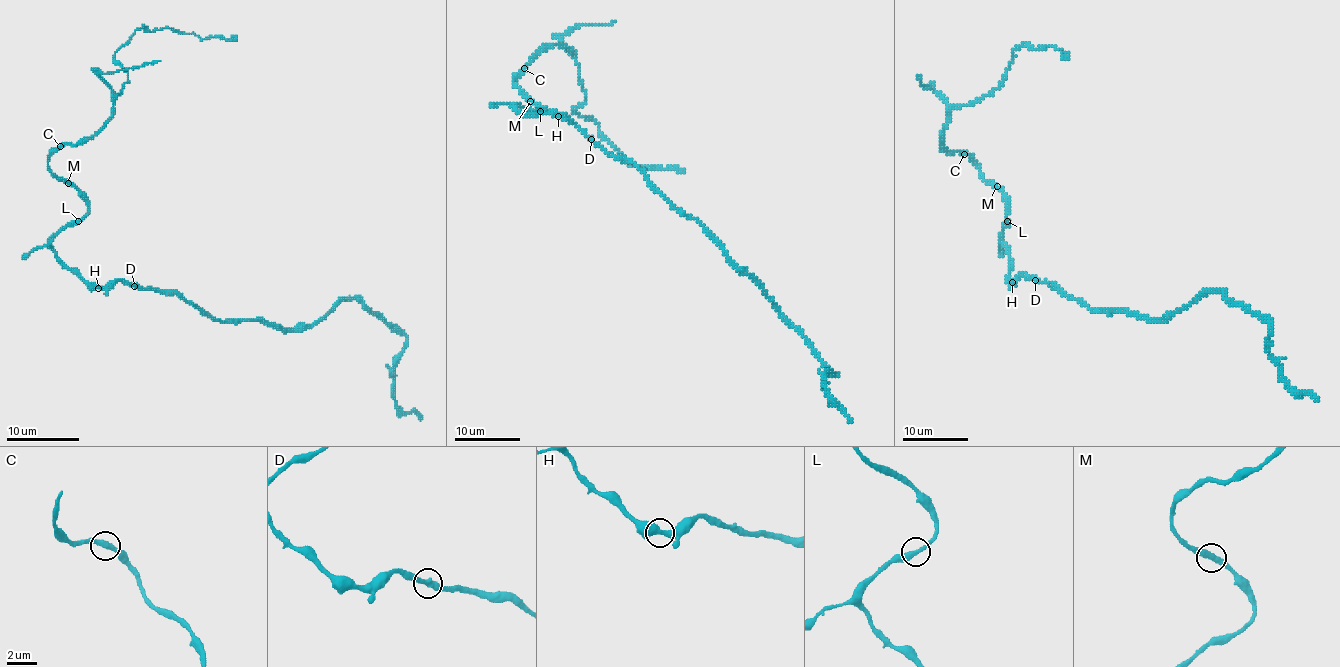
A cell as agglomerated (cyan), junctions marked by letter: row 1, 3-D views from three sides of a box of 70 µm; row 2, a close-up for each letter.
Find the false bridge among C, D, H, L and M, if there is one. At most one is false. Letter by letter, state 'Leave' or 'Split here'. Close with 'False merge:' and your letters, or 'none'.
C: Leave
D: Leave
H: Leave
L: Leave
M: Leave
False merge: none

